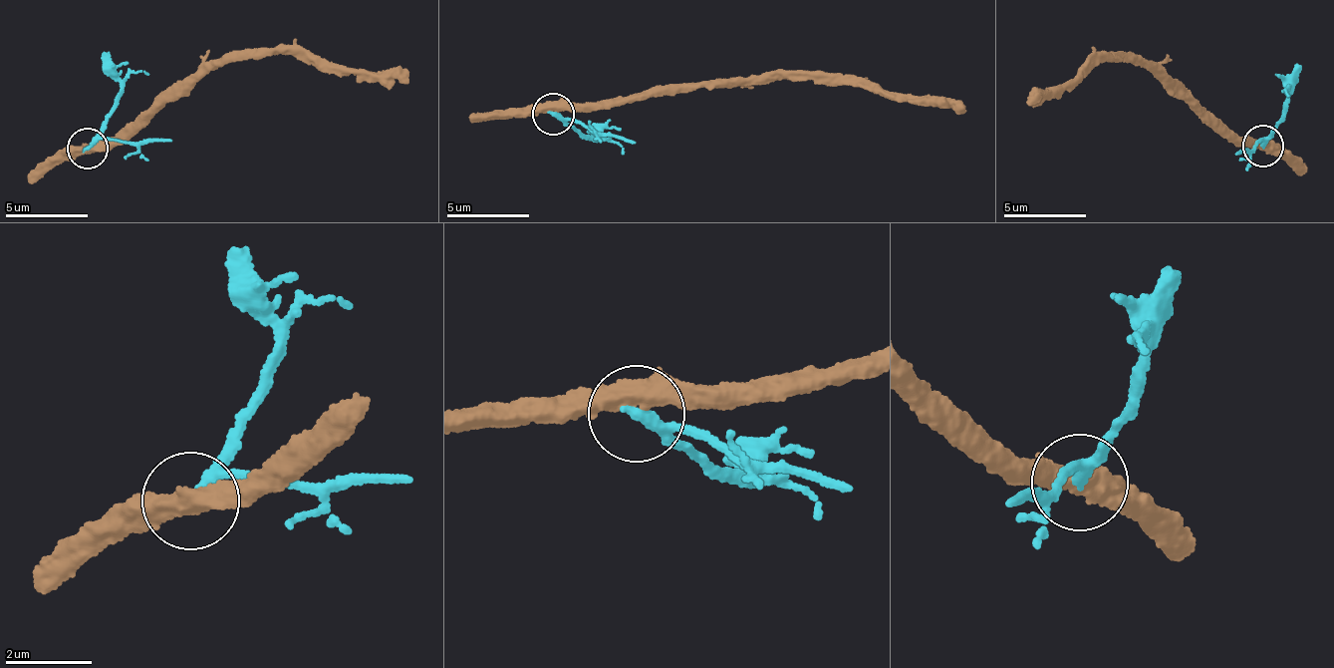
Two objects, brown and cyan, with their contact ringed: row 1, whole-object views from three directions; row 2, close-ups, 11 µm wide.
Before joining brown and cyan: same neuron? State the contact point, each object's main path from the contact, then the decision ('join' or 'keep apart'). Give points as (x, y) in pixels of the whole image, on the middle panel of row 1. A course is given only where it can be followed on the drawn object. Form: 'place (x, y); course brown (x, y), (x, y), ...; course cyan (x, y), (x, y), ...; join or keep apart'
place (553, 114); course brown (553, 113), (602, 109), (689, 88), (812, 79), (852, 84), (956, 105), (967, 112); course cyan (553, 113), (589, 137), (604, 134), (597, 126); keep apart

